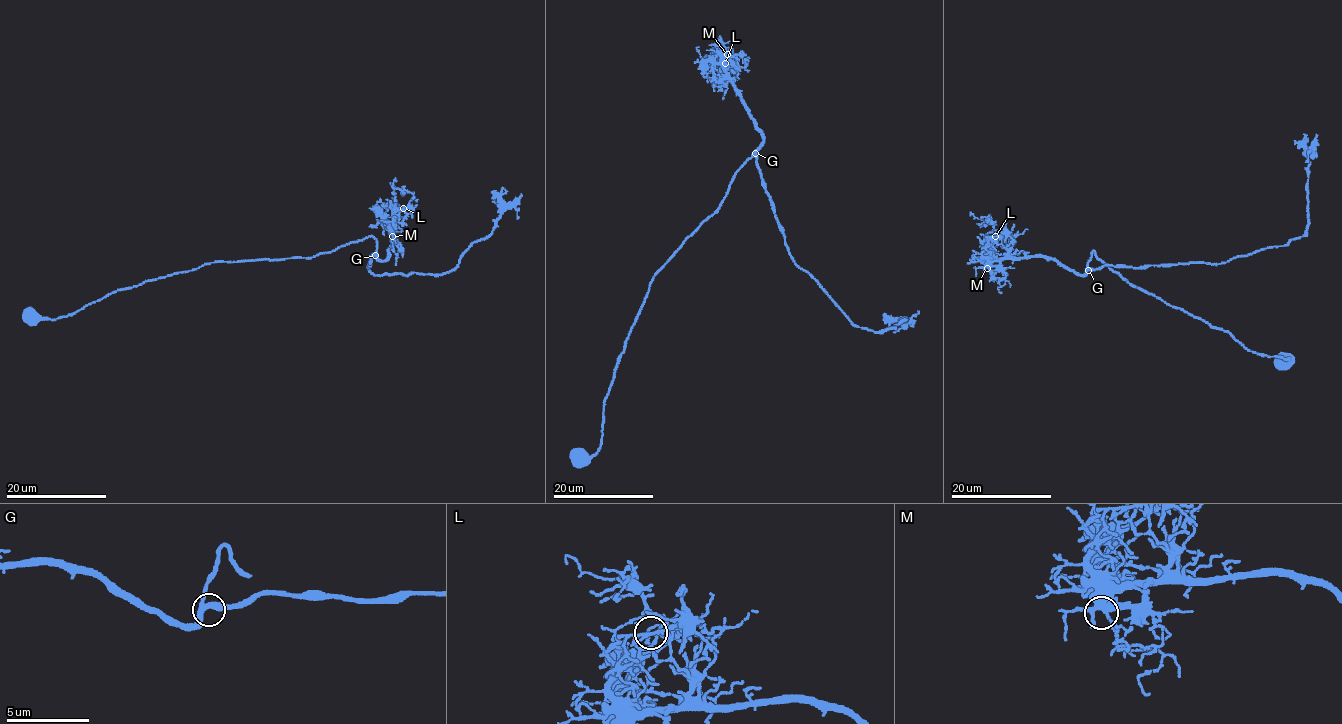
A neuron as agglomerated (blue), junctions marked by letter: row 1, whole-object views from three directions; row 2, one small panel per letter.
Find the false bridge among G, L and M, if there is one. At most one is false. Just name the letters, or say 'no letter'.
L

